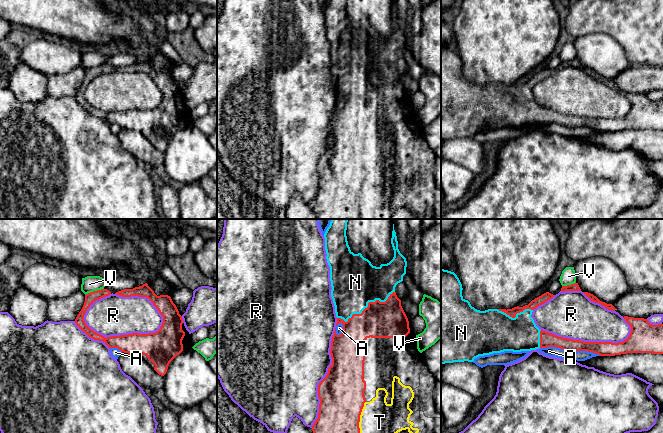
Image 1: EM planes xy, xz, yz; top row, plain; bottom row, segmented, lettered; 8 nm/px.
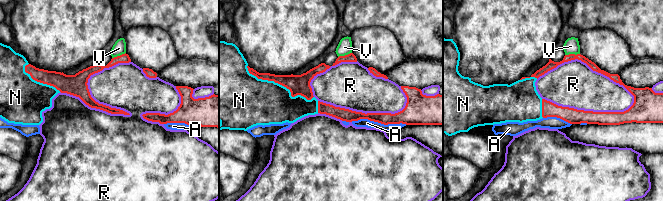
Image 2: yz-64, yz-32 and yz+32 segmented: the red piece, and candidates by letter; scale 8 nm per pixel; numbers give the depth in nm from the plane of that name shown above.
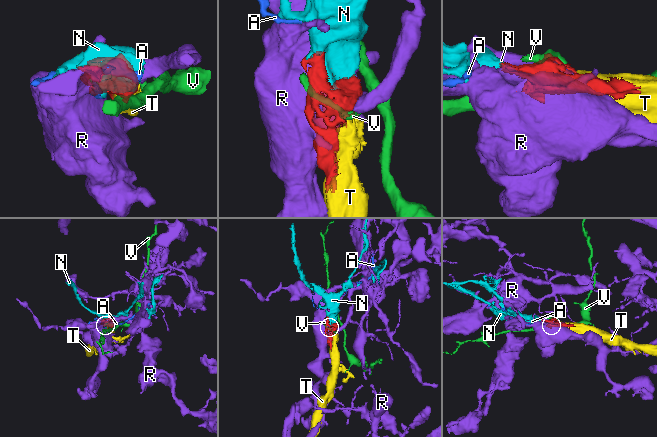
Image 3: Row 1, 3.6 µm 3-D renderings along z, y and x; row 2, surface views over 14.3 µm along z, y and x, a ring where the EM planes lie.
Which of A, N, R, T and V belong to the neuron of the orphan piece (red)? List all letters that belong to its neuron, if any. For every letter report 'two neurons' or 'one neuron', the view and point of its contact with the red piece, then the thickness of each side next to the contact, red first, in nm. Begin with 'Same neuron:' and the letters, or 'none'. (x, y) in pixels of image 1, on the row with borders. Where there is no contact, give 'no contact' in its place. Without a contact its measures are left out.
Same neuron: N, T
A: two neurons; contact yz (571, 351); calibres 110 and 80 nm
N: one neuron; contact xz (367, 307); calibres 300 and 400 nm
R: two neurons; contact xy (126, 335); calibres 220 and 320 nm
T: one neuron; contact xz (359, 417); calibres 360 and 260 nm
V: two neurons; contact xy (94, 291); calibres 80 and 130 nm

